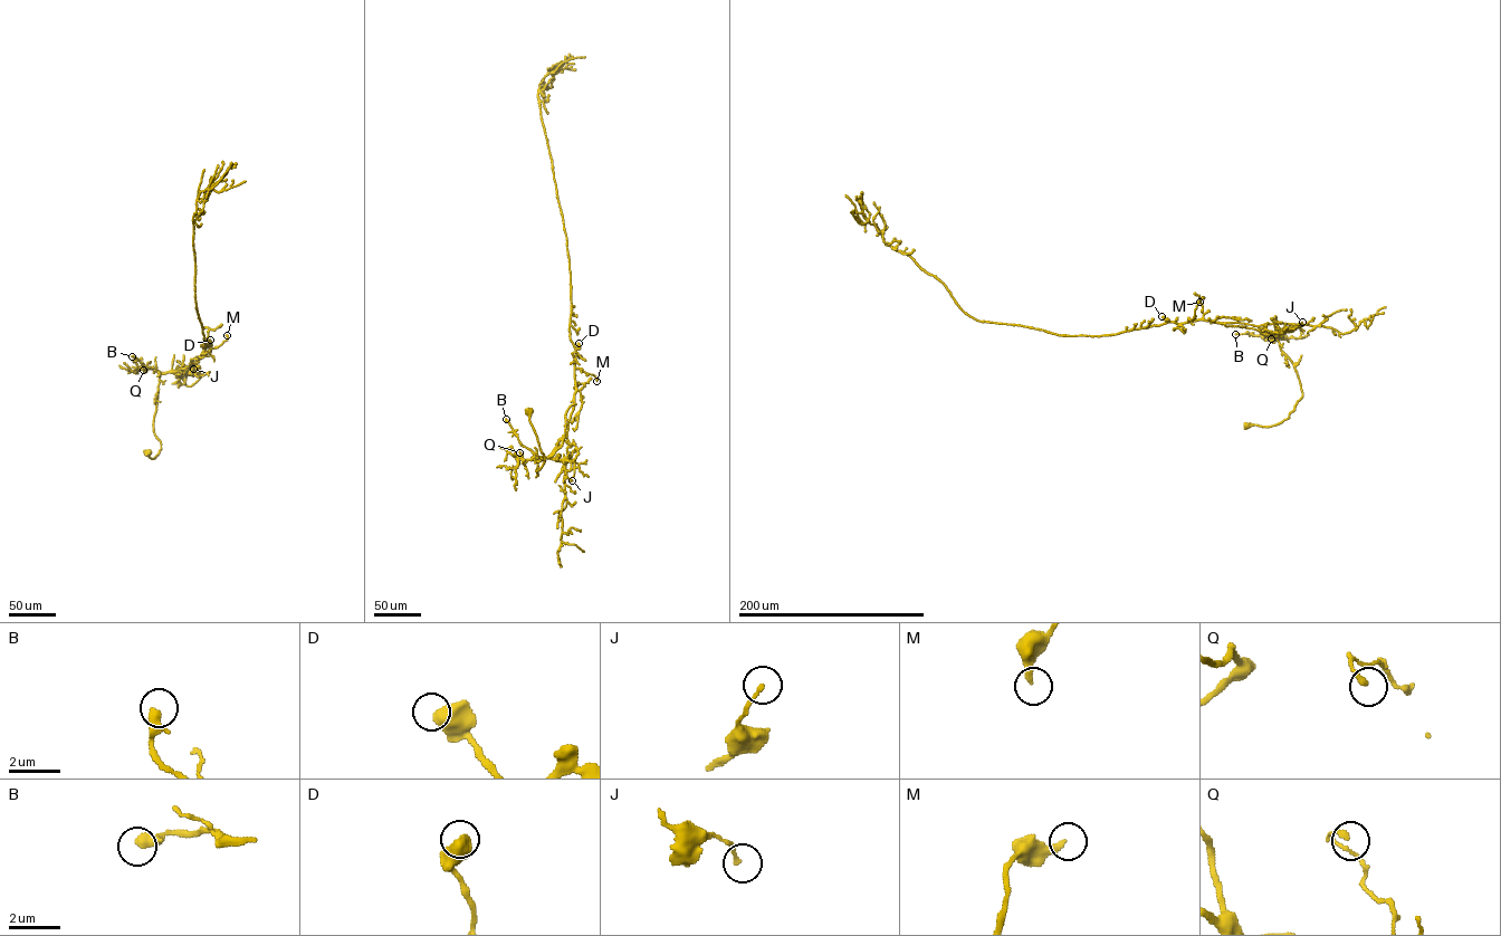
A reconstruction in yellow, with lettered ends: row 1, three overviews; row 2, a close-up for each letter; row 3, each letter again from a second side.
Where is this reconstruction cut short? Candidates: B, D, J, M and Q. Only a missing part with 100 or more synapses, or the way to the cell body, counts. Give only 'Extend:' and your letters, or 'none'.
Extend: none

